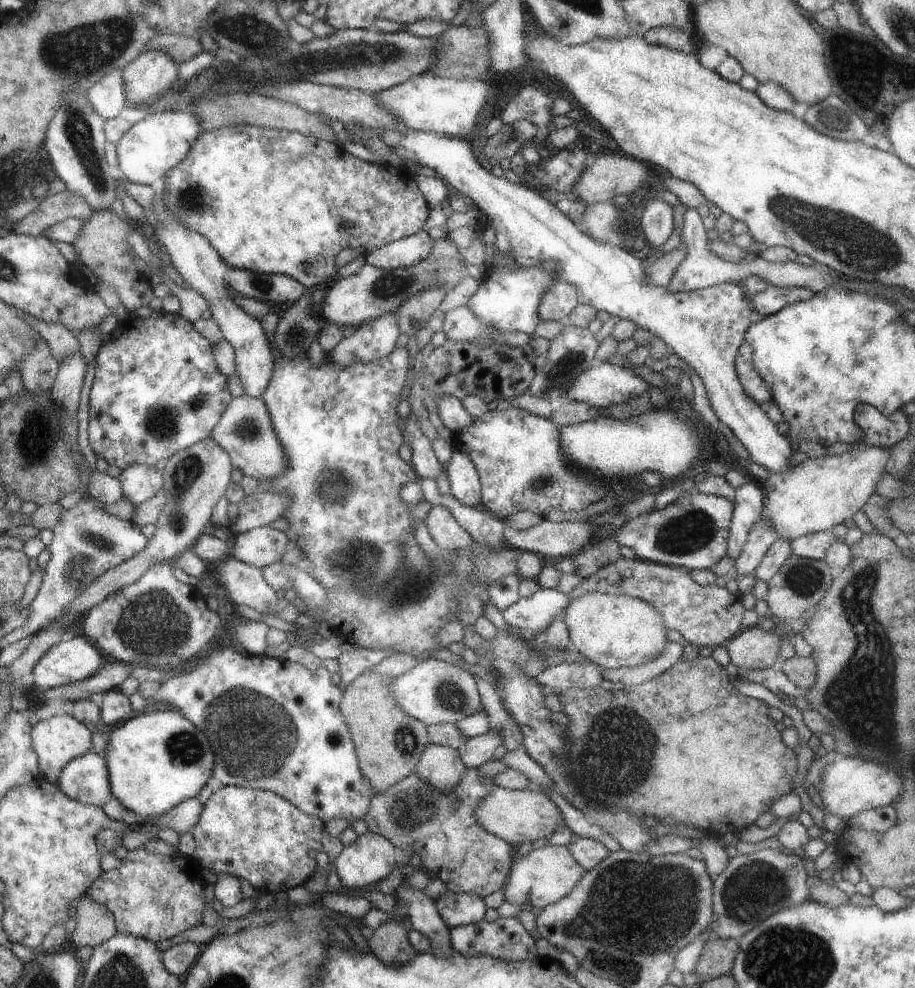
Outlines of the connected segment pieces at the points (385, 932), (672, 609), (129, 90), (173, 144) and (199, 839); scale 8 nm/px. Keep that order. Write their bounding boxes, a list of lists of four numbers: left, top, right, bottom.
[[368,919,416,966],[567,556,745,648],[122,51,179,107],[115,109,202,184],[189,785,324,894]]

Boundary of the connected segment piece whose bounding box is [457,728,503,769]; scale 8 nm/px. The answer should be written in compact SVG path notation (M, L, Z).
M491 728L484 734L469 738L460 748L458 756L467 768L478 769L481 764L492 759L494 751L503 744L501 732L494 732Z

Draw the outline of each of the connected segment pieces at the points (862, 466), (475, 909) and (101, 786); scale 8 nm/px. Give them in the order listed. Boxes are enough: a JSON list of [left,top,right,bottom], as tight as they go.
[[761,440,893,542],[434,890,487,930],[56,750,112,807]]

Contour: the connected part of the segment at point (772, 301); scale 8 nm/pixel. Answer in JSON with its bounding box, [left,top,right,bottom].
[748,285,815,317]

